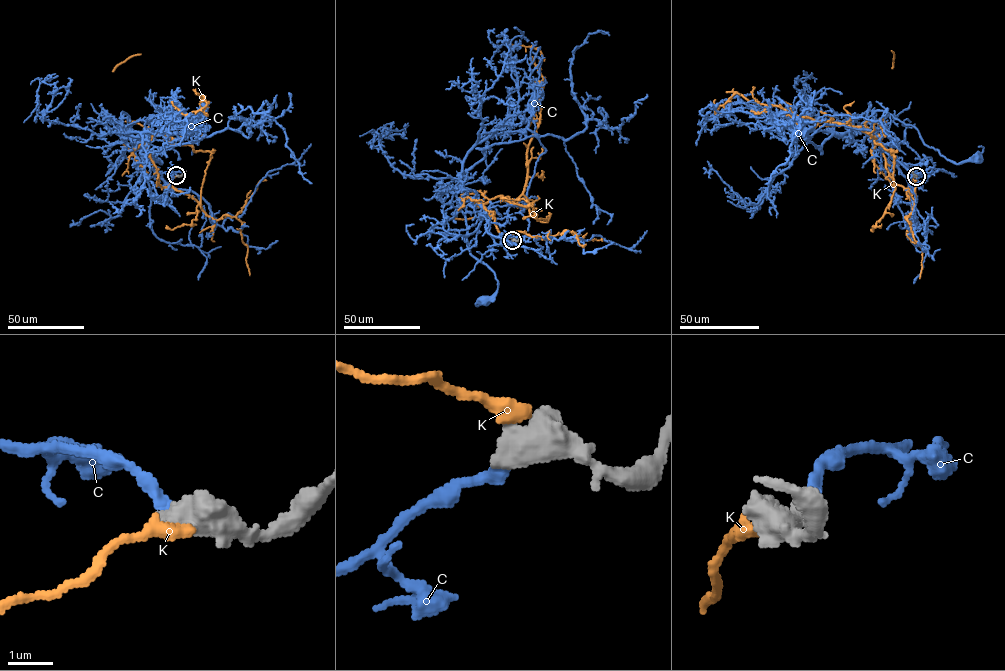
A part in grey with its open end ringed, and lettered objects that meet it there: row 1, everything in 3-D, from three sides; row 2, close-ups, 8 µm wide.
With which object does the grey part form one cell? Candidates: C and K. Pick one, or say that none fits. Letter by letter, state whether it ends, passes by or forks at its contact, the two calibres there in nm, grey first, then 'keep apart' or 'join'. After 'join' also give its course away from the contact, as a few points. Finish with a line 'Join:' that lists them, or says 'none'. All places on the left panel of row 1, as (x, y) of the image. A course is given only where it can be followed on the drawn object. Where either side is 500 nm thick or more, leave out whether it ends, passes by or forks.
C: 650/240 nm | join | via (177, 175), (156, 173), (153, 155), (140, 135), (124, 127), (122, 112), (134, 147), (161, 164), (148, 159)
K: 750/380 nm | keep apart
Join: C

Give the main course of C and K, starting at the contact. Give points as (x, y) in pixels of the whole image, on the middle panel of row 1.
C: (513, 240), (494, 242), (478, 196), (460, 186), (467, 247), (497, 280), (497, 291), (484, 299)
K: (513, 239), (484, 205), (500, 195), (514, 201), (525, 186), (542, 54), (508, 46)

